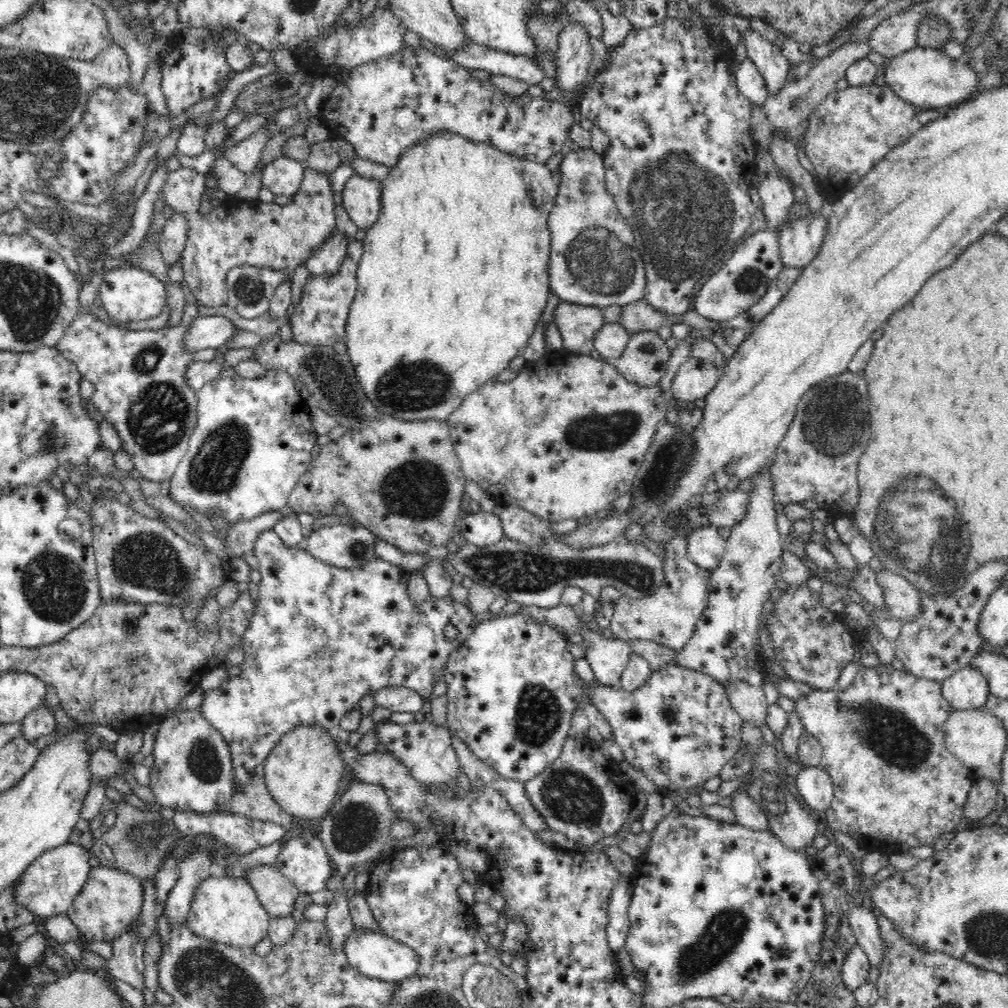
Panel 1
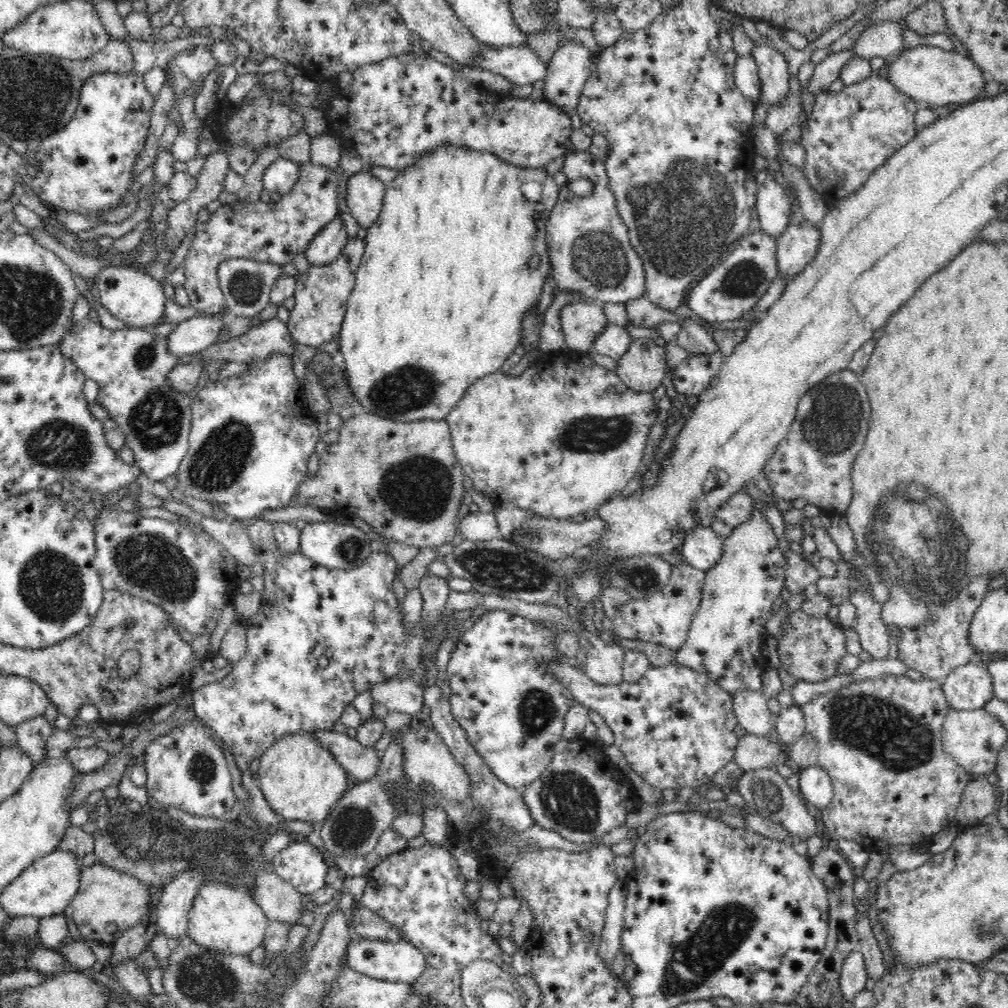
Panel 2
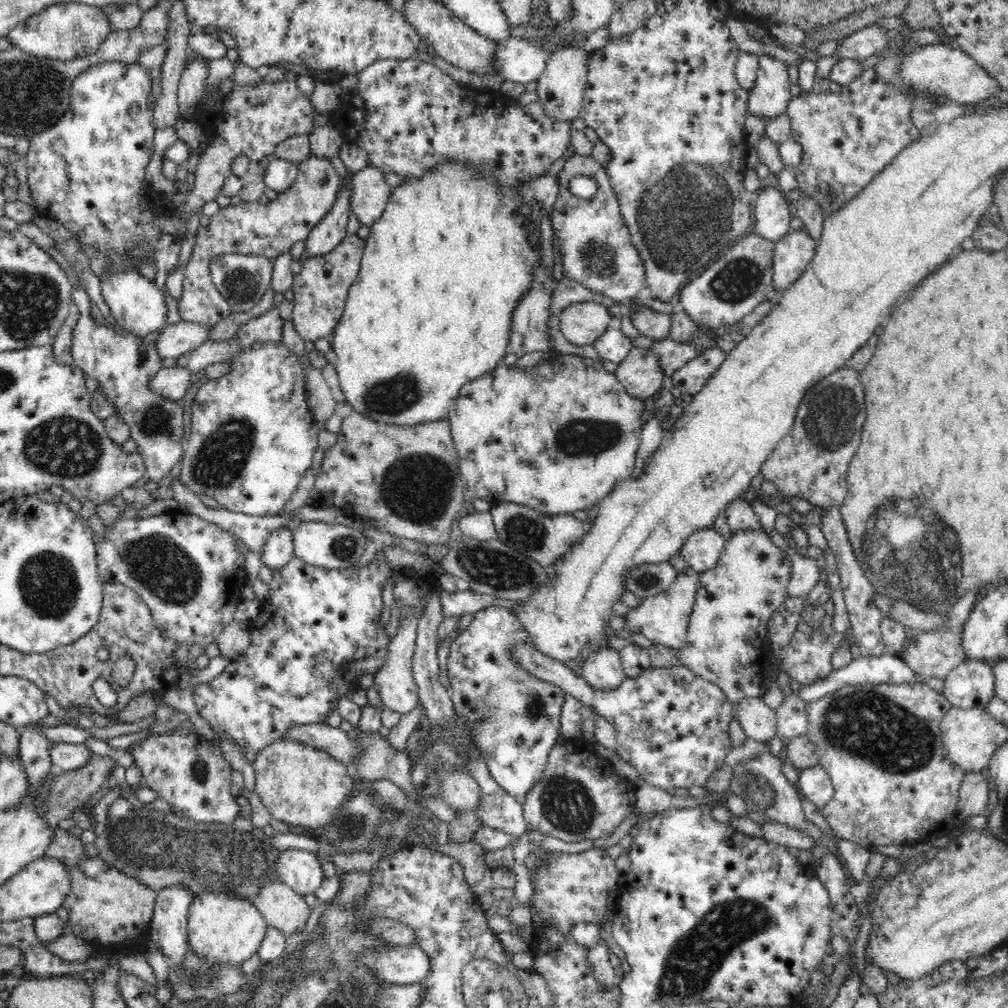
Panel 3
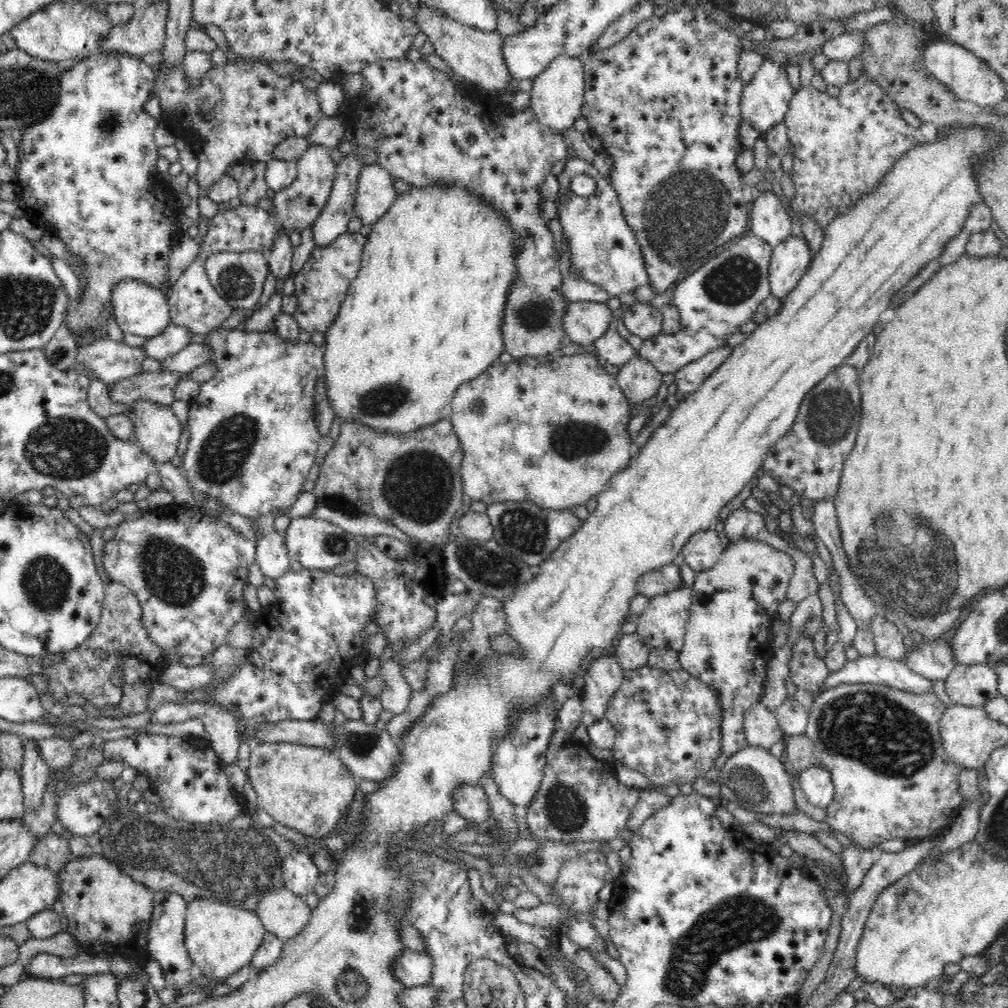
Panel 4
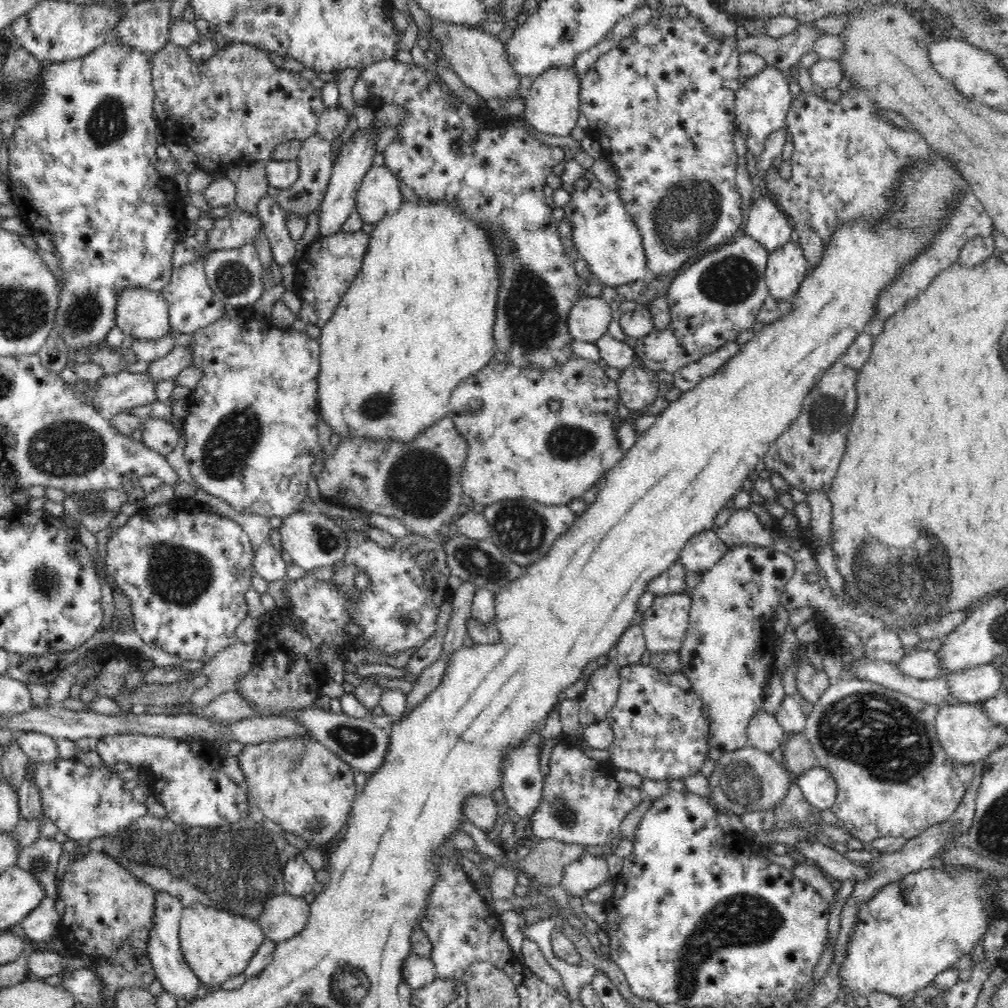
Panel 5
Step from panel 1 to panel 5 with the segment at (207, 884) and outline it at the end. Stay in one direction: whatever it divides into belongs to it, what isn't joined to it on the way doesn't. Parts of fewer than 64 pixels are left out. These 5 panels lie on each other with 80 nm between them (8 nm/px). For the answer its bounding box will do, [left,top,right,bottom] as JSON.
[179,904,265,986]

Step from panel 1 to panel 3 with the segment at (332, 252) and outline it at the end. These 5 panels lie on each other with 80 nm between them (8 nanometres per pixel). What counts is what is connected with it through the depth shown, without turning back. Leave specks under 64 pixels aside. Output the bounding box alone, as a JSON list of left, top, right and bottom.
[305,170,354,257]

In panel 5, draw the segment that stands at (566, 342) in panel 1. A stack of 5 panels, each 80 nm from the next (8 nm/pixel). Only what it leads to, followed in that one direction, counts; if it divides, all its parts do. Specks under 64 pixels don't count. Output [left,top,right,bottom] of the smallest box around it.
[568,297,615,343]

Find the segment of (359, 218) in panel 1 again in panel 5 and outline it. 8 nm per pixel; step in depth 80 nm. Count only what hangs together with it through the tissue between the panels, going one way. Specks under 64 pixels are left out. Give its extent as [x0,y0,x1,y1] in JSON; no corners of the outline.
[357,165,401,225]

